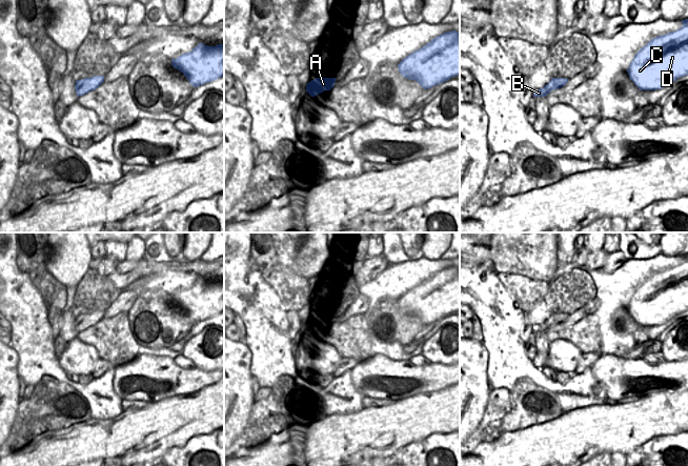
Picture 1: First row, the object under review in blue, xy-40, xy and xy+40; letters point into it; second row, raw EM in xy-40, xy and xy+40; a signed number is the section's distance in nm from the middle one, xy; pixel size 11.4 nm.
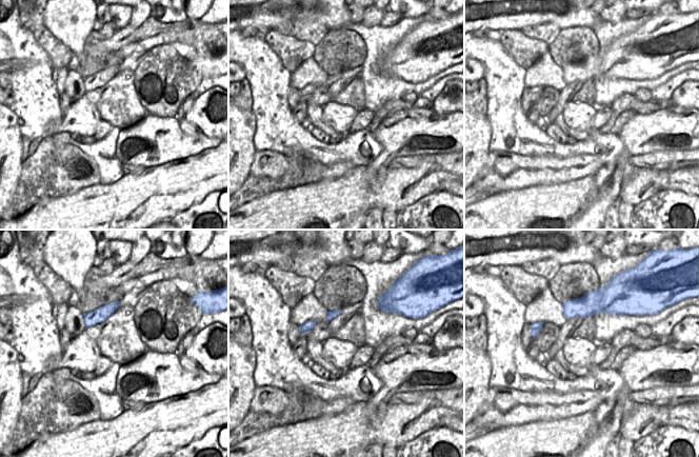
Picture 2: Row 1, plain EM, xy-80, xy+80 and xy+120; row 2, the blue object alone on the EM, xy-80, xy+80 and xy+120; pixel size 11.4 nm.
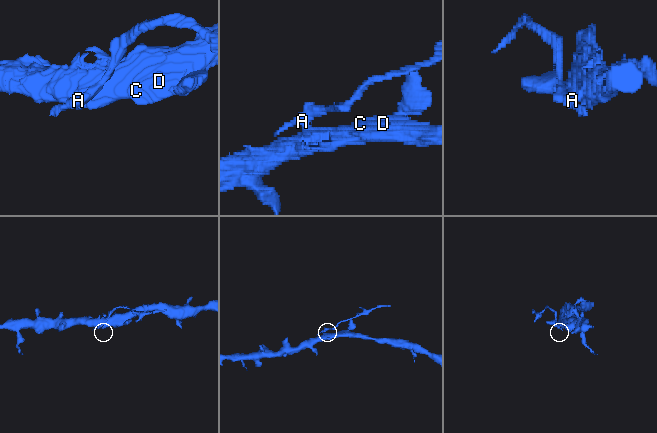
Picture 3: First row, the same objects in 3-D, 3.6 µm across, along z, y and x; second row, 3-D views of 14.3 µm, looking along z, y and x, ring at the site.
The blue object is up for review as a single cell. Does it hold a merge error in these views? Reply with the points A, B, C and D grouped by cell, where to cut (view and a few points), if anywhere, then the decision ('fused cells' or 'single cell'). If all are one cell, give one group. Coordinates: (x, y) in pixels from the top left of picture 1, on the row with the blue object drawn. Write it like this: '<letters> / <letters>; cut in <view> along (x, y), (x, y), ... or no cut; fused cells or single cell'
A B / C D; cut in xy+40 along (564, 83), (560, 86); fused cells

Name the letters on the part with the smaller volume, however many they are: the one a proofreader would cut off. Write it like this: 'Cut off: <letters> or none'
Cut off: A, B

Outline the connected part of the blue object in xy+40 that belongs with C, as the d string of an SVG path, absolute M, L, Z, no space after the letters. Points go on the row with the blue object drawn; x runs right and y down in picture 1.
M688 19L681 22L681 28L651 39L635 54L627 73L639 89L662 89L688 75Z

